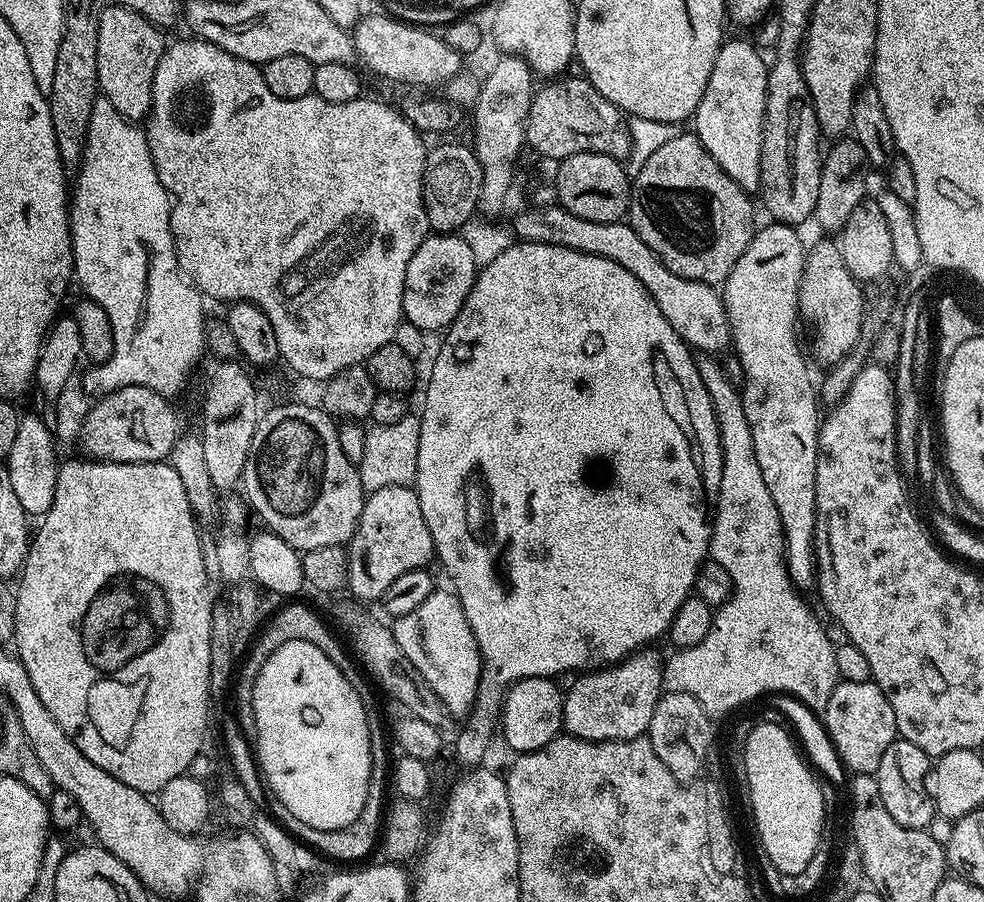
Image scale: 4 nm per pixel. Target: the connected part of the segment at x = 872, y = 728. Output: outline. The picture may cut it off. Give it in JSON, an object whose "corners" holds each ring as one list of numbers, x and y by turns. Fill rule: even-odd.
{"corners":[[872,679,866,682,840,680,826,702,822,721,842,764,852,774,875,774,882,754,886,754,886,746,898,738,894,706,890,706,886,694,882,694]]}

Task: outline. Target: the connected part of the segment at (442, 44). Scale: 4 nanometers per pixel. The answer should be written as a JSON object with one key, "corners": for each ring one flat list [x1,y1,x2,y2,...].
{"corners":[[388,14,365,15,351,33,356,46,359,63,364,63,372,72,397,80,400,84,413,84,416,90,432,90,435,84,447,85,449,80,461,75,461,53,455,52,435,31,414,23,407,23]]}

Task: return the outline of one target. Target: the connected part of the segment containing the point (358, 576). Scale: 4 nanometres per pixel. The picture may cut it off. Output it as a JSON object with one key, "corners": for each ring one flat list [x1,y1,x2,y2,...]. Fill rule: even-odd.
{"corners":[[382,486,382,490,367,493,362,506,362,514,358,518,358,526,346,545,346,551,348,553,347,591,353,592,357,596,355,597,357,601,379,601,386,594,386,590,390,590,390,585,397,578,402,578,402,574,410,570,428,568,434,560,434,549,430,530,426,526,426,518,422,518,422,506,418,502,415,487]]}

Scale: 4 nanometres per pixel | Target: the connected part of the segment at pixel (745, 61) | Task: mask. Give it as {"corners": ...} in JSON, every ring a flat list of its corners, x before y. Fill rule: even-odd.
{"corners":[[732,40,721,44,718,58,714,58,714,70,710,70,710,82,706,82,706,90,702,94,702,102,698,102,694,117,694,135,702,142,702,146,722,166,724,173,749,194,760,191,760,163,762,162,762,138,764,137,764,115,766,114,766,98,768,97,767,59,760,57,761,49,755,43,747,44,744,40]]}

